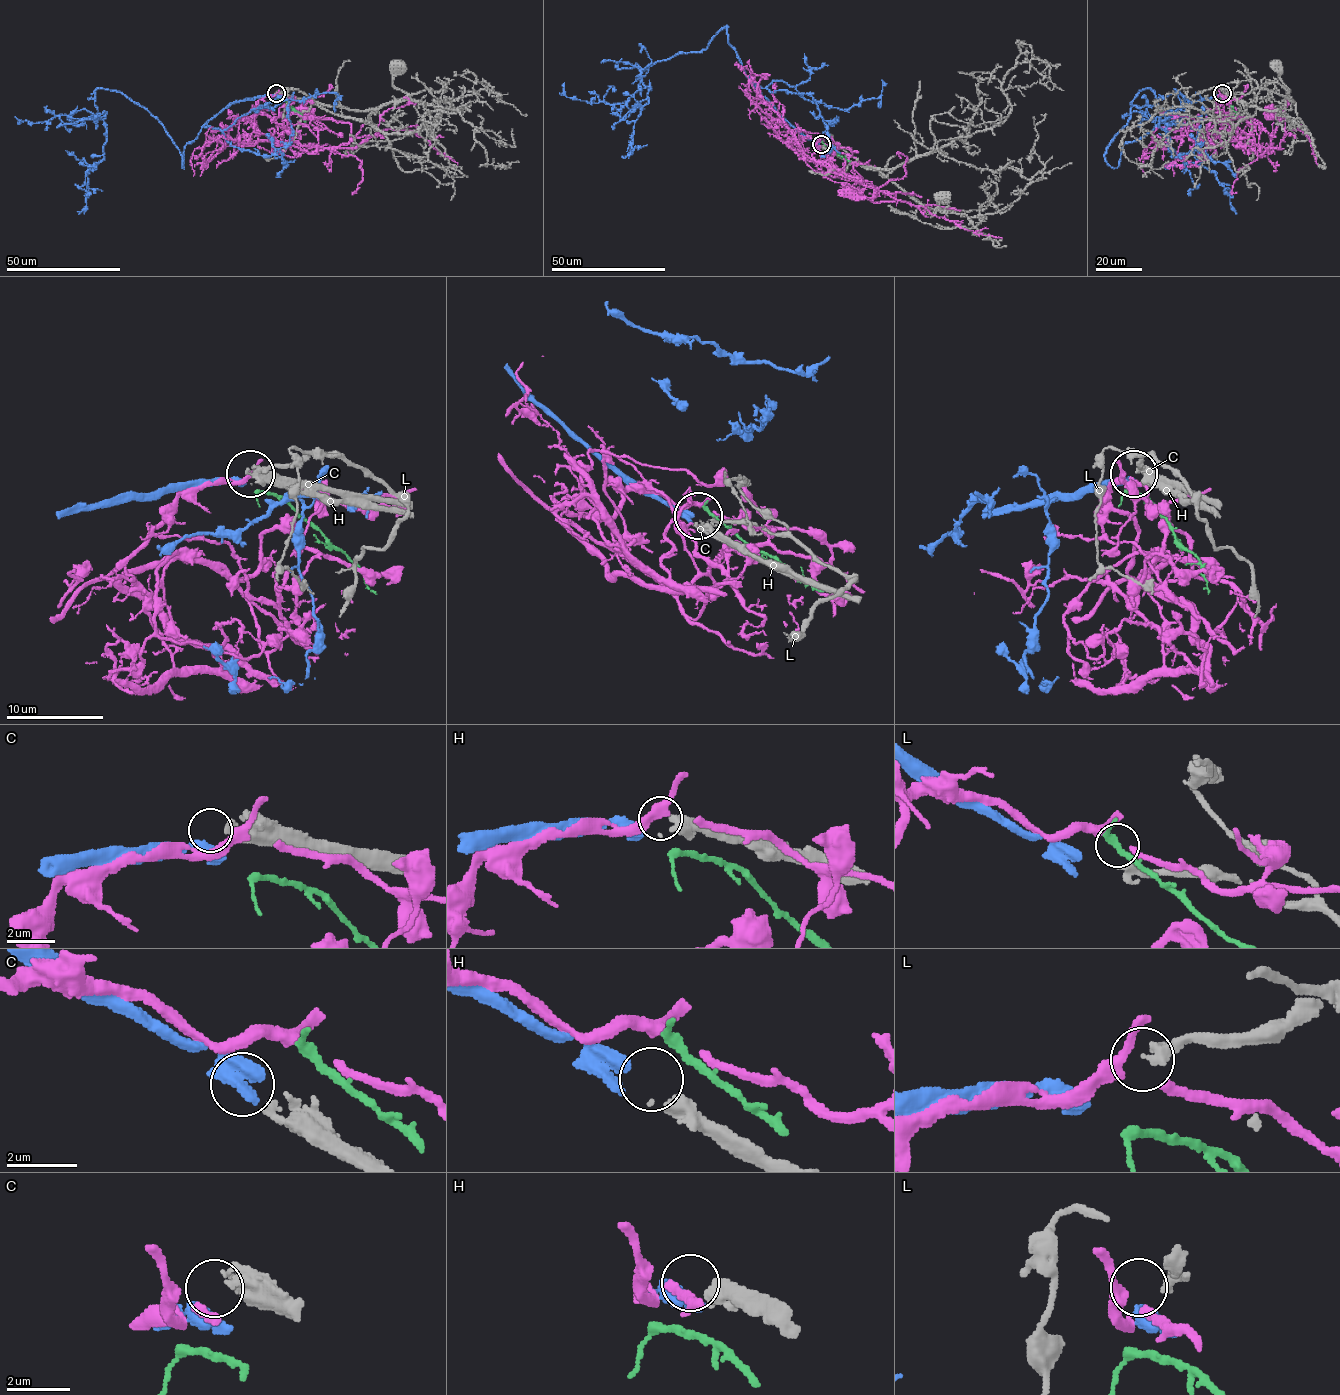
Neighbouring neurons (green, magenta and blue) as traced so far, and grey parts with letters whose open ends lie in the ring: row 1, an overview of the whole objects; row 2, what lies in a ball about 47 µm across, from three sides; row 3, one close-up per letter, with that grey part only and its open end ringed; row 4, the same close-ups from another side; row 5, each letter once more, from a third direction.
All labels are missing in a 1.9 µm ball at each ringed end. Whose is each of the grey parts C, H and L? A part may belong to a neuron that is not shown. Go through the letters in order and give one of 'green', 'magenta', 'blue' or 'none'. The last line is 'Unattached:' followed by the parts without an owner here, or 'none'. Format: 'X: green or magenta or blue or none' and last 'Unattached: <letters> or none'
C: none
H: blue
L: none
Unattached: C, L

